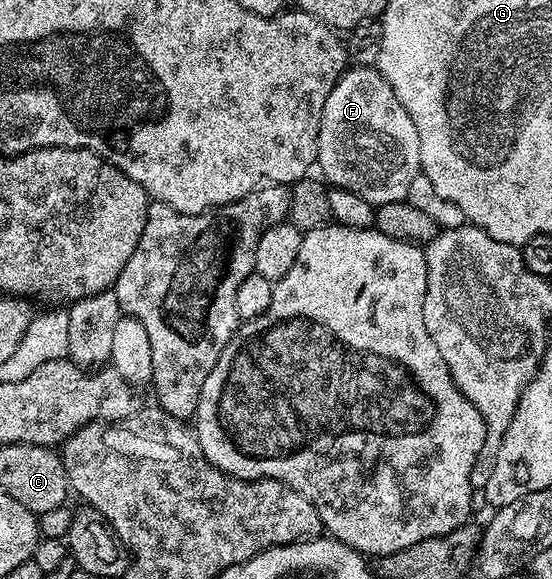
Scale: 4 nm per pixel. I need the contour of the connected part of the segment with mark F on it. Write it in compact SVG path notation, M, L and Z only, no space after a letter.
M353 66L330 89L322 109L316 158L319 174L332 187L350 189L375 208L407 200L410 181L422 173L418 129L375 67Z

